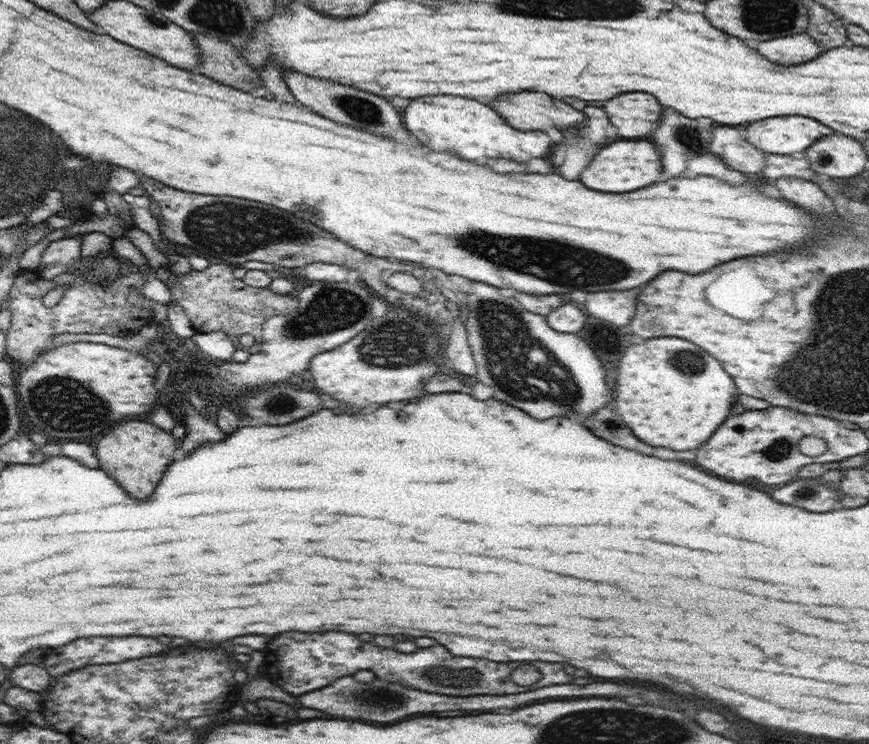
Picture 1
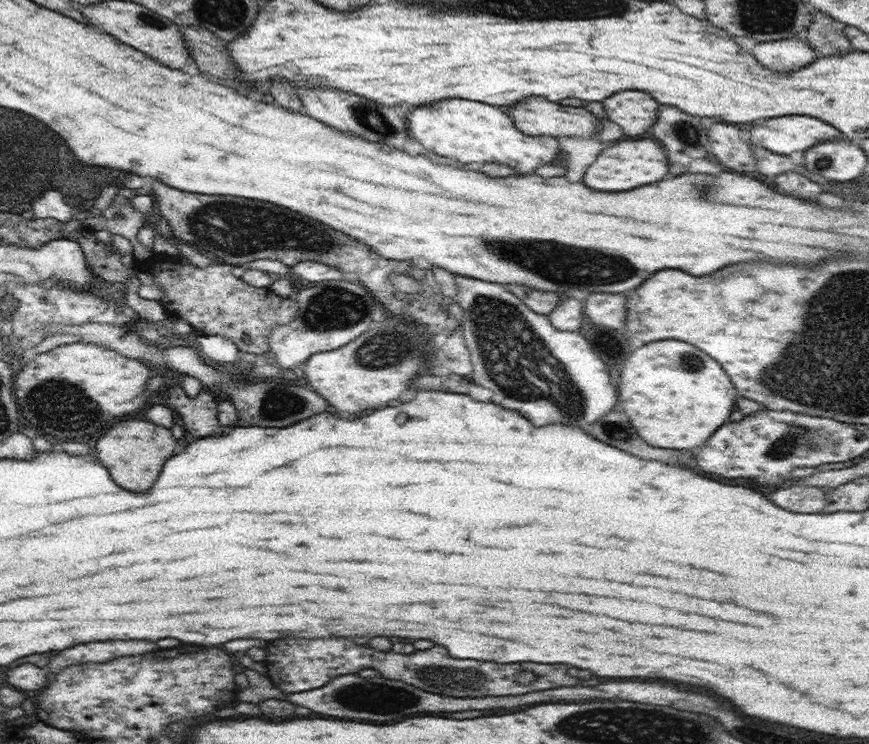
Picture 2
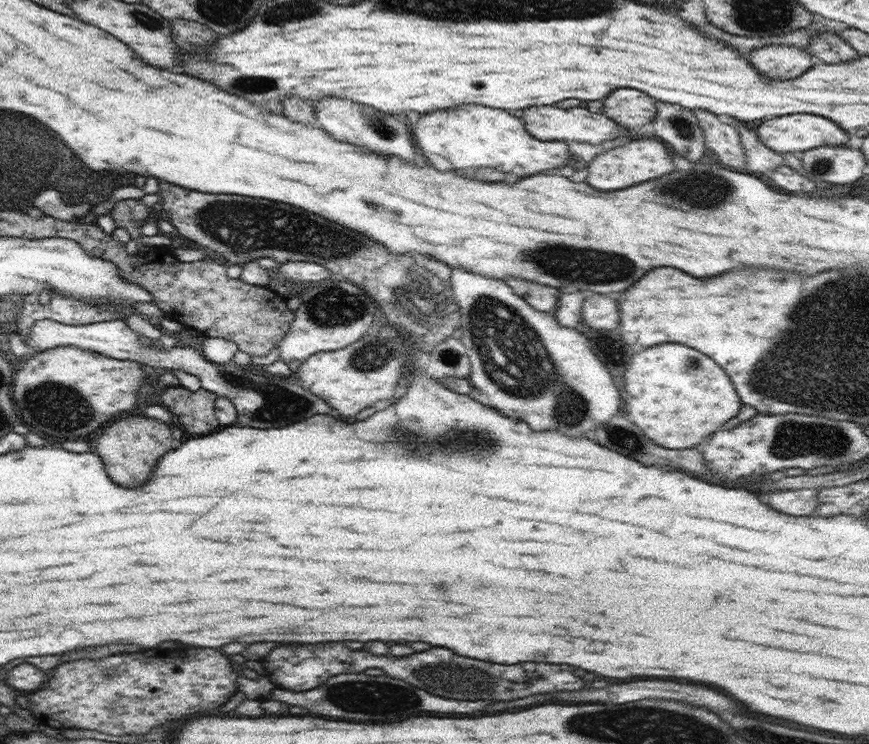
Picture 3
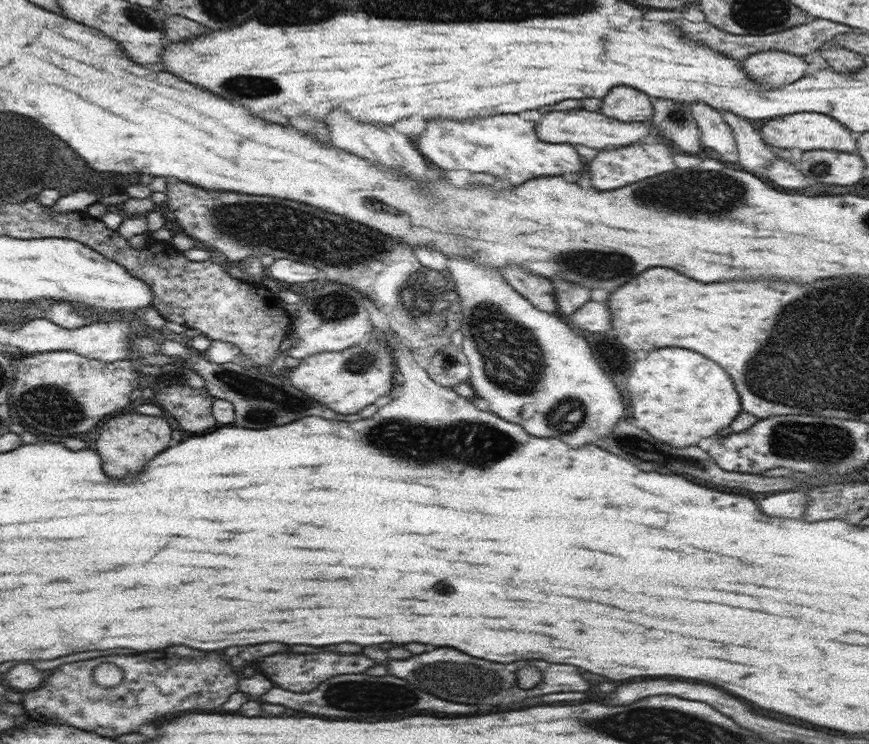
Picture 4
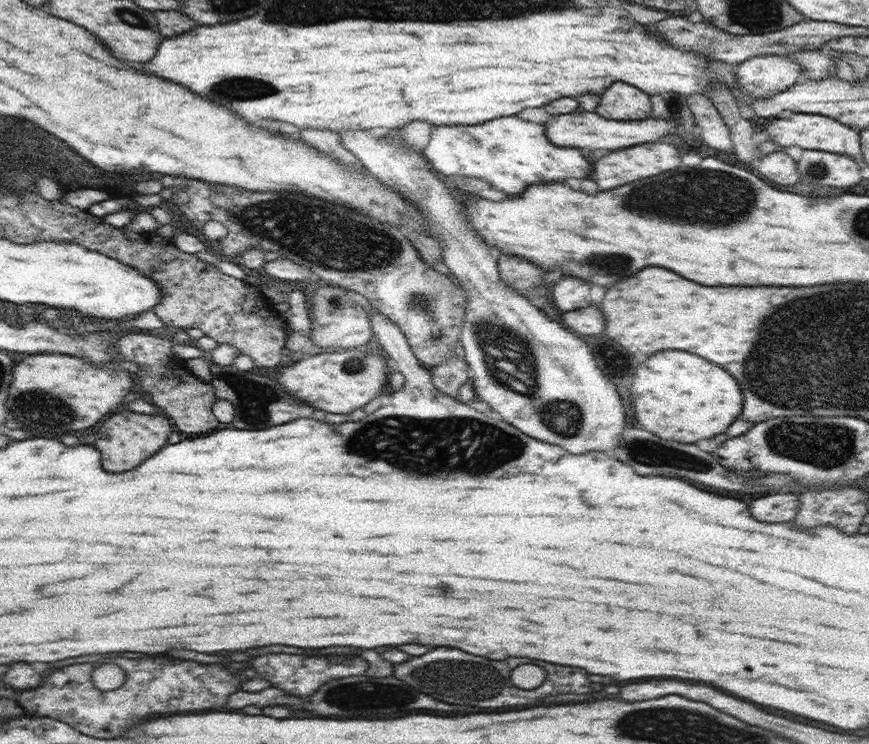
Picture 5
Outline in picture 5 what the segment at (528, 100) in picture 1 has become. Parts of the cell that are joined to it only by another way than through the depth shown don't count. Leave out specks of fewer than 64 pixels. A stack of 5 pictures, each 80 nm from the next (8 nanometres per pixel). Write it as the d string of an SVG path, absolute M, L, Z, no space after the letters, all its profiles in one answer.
M572 112L566 116L557 115L544 124L546 136L555 146L578 146L578 148L590 148L590 150L618 150L618 148L628 148L634 144L644 144L644 142L654 142L661 136L677 132L678 121L667 121L664 119L648 118L648 120L632 120L632 122L616 122L616 120L606 120L598 116L596 112Z

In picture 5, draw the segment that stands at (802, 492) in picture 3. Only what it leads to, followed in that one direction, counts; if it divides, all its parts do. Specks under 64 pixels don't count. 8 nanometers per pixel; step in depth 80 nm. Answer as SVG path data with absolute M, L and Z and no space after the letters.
M789 492L769 494L750 504L750 514L760 522L790 522L798 512L798 495Z

